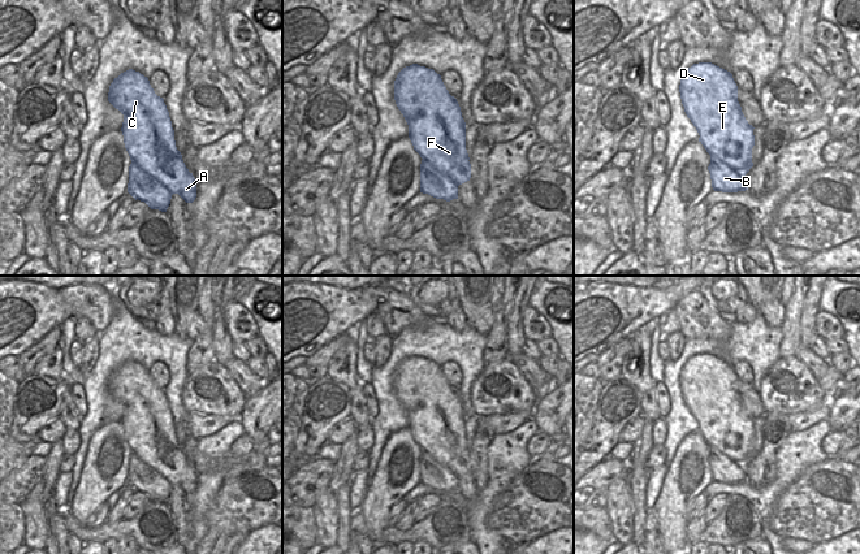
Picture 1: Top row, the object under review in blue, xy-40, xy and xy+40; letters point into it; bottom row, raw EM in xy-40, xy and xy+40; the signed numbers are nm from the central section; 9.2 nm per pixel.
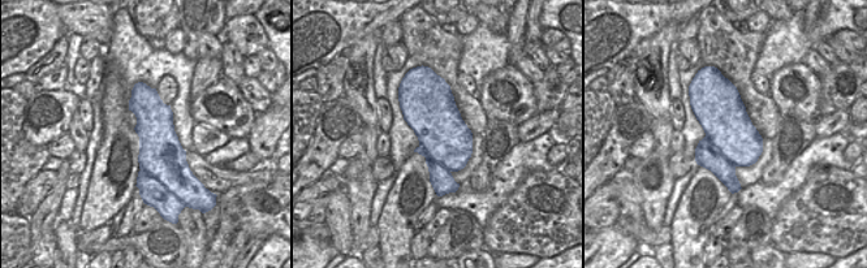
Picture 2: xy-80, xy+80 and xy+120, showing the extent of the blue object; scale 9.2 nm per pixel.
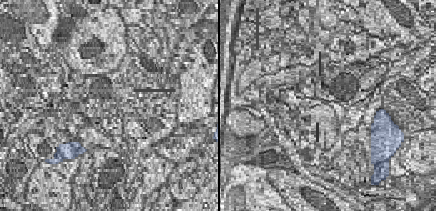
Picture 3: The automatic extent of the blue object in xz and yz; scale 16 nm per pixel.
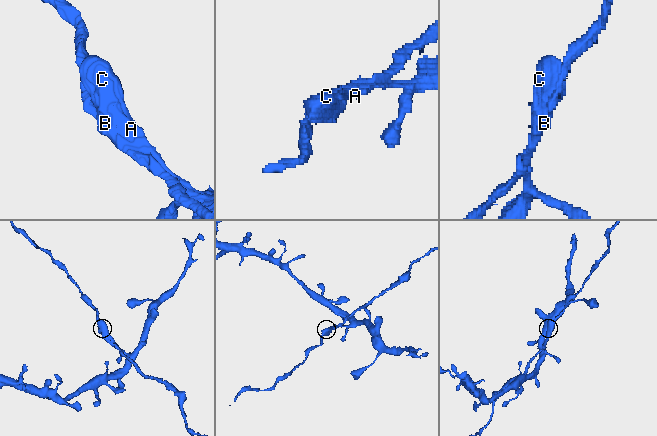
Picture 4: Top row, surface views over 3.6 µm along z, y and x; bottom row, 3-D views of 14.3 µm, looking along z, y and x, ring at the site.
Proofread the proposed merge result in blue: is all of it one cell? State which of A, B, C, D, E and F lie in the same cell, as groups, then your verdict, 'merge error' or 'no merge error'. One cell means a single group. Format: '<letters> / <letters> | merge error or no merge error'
A C D E F / B | merge error

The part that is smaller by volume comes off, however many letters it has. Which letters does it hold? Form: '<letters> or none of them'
B

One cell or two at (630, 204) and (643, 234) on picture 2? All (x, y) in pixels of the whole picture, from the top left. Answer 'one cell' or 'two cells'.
two cells

